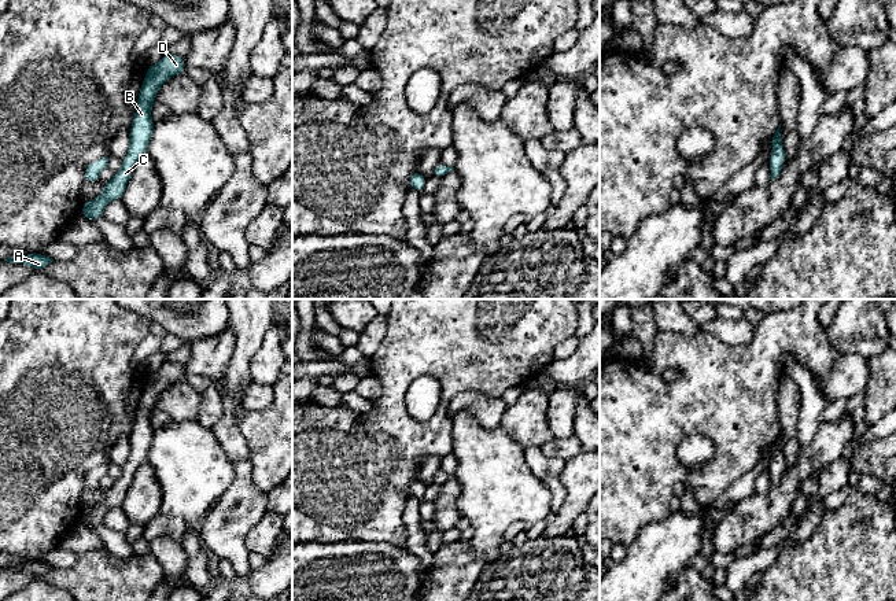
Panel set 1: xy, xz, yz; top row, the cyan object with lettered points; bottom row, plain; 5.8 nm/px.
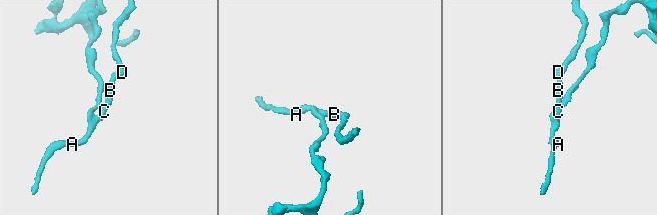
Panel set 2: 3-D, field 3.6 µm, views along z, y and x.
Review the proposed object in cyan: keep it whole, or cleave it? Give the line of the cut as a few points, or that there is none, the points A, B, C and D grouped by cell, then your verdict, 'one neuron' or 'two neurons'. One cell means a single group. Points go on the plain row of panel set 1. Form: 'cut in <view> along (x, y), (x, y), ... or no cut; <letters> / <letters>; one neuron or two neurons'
cut in yz along (774, 460), (784, 468); A C / B D; two neurons

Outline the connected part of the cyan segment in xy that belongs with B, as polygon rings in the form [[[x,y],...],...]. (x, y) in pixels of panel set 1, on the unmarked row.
[[[169,358],[156,372],[148,373],[136,410],[136,421],[130,434],[130,450],[126,464],[132,464],[134,468],[139,468],[143,462],[147,462],[155,432],[151,425],[151,416],[156,405],[156,399],[169,386],[184,379],[184,365],[170,361]]]

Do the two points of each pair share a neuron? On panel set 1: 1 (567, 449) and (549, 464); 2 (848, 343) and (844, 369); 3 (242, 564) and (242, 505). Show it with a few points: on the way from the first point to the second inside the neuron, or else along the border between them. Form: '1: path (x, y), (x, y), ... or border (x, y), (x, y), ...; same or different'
1: border (538, 448), (544, 454), (559, 457), (564, 461); different
2: border (843, 354), (863, 354), (867, 357); different
3: path (238, 549), (238, 520); same

